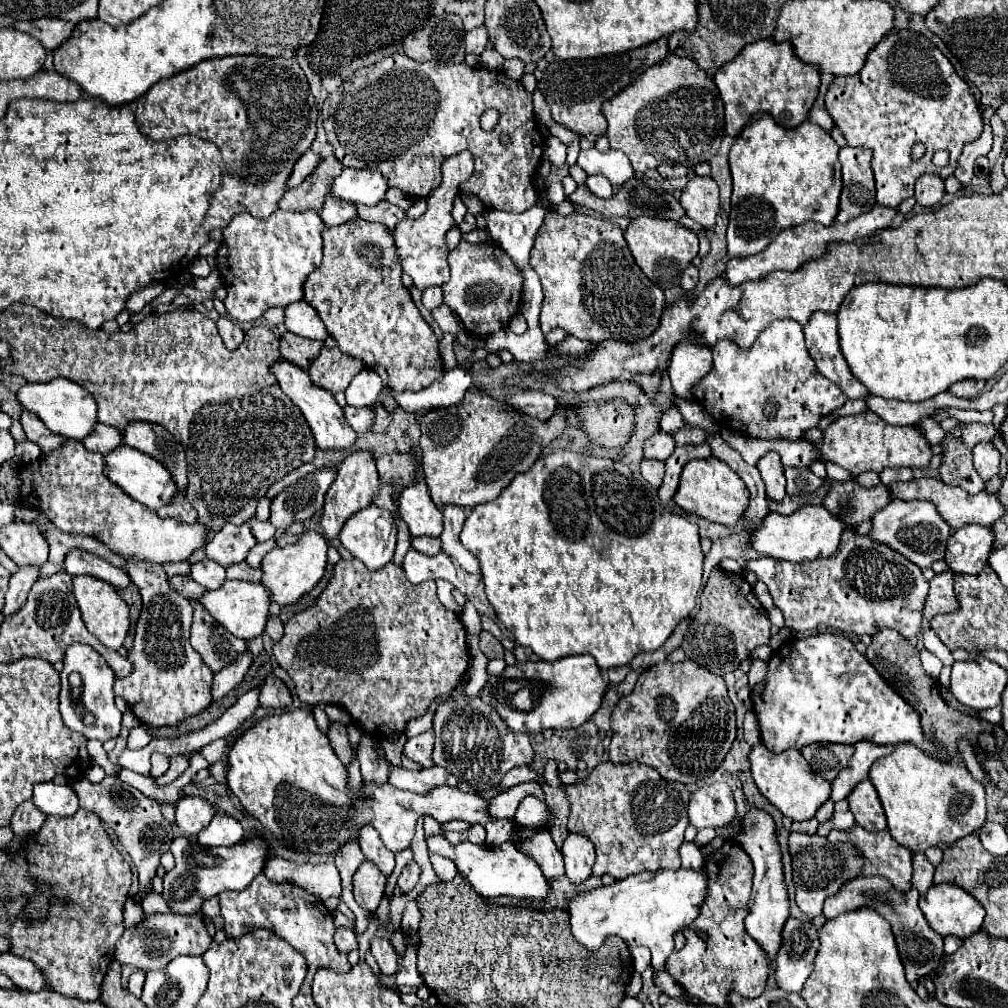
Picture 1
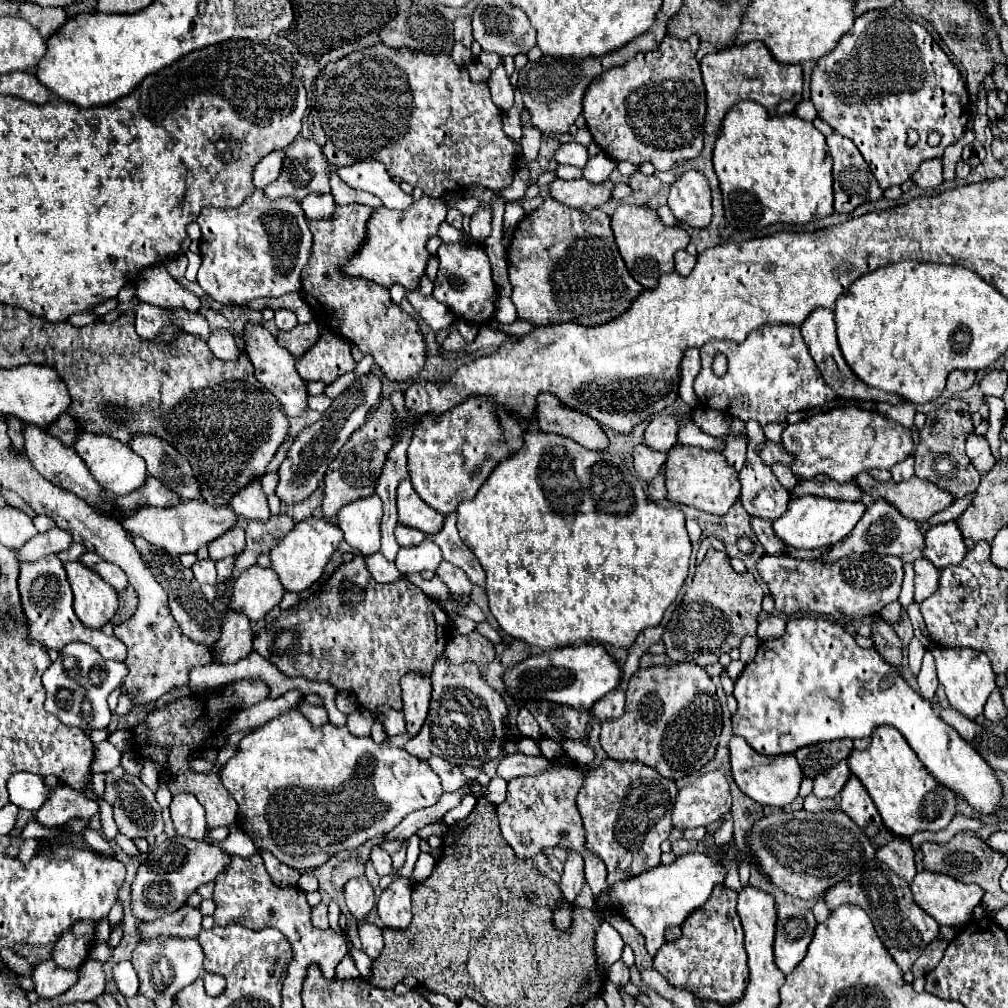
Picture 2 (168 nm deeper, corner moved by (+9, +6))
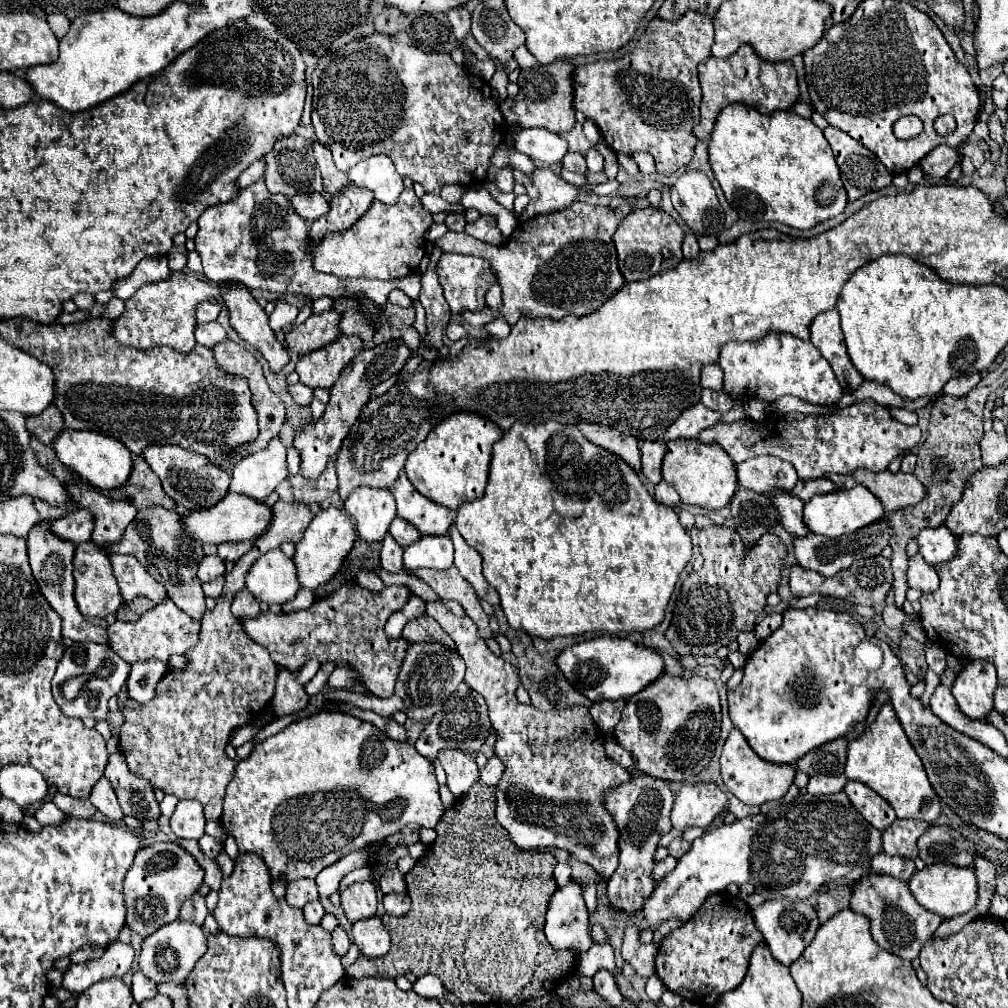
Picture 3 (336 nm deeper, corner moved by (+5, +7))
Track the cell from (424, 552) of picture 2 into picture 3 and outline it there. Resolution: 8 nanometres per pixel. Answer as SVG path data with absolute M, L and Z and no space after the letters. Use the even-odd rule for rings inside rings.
M448 535L422 537L404 549L404 569L448 569L454 561L454 547Z

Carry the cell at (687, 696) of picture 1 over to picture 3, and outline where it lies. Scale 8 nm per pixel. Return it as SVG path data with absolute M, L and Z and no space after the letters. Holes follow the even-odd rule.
M668 673L660 675L660 679L652 681L644 691L632 695L626 701L626 707L622 711L620 723L614 727L612 735L616 743L630 751L634 755L634 767L642 773L656 775L666 781L688 781L694 775L698 775L714 757L716 743L720 739L720 725L722 725L722 715L720 715L720 697L716 683L698 675L682 675L682 677L672 677Z

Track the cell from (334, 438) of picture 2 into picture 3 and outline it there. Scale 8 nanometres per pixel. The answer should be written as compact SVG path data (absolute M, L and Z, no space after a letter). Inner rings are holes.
M398 339L398 341L378 345L374 349L362 349L344 367L344 371L340 373L340 379L330 389L330 401L326 405L324 415L312 423L304 423L302 427L294 431L292 445L300 453L300 473L306 481L314 481L326 471L328 459L332 459L340 451L342 441L346 439L350 427L358 421L362 407L370 401L372 389L380 385L384 379L388 379L390 375L394 375L396 371L400 371L406 365L408 357L410 357L410 349Z

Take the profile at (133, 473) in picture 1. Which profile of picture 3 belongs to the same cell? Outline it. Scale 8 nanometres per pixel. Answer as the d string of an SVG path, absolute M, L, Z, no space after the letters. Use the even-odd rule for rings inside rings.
M64 431L54 441L54 451L58 459L76 475L86 479L98 489L116 489L126 483L132 471L132 453L118 439L100 435L96 431Z

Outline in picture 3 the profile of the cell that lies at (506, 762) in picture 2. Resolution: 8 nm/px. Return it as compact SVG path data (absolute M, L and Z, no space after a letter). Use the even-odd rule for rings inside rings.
M496 755L488 759L484 769L480 769L484 785L496 785L502 773L504 773L504 763L500 763L500 759L496 759Z

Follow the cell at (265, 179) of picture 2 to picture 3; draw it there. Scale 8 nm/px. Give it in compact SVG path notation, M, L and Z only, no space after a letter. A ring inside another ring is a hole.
M264 159L252 163L252 165L238 177L238 185L240 185L240 187L248 187L248 185L256 183L258 179L262 179L262 175L264 175L264 167L266 167Z

